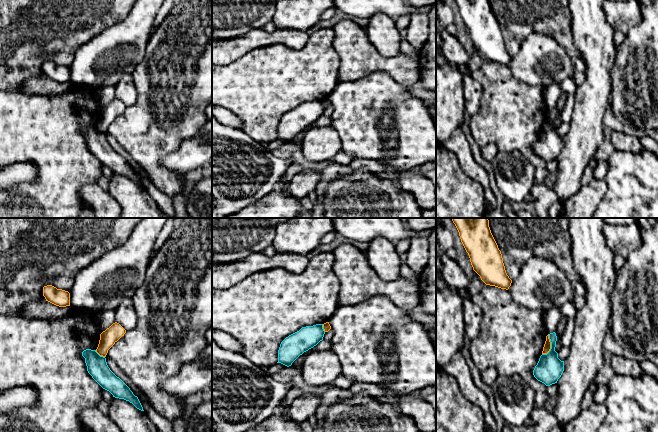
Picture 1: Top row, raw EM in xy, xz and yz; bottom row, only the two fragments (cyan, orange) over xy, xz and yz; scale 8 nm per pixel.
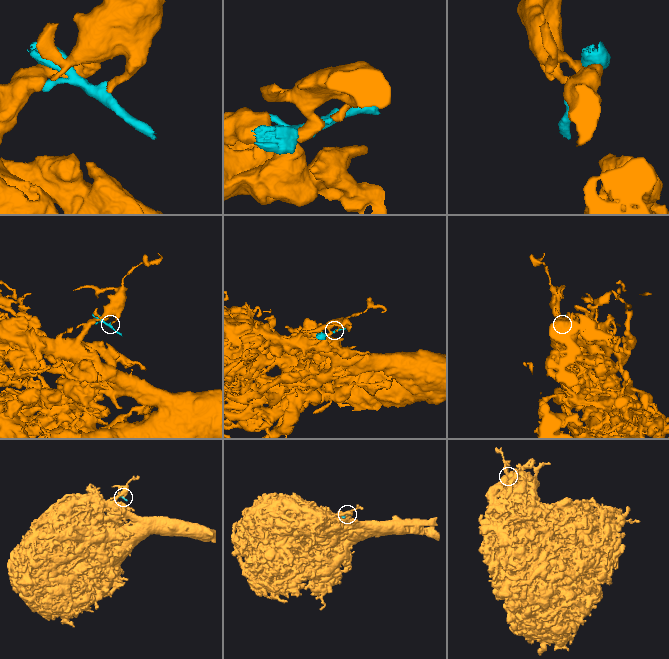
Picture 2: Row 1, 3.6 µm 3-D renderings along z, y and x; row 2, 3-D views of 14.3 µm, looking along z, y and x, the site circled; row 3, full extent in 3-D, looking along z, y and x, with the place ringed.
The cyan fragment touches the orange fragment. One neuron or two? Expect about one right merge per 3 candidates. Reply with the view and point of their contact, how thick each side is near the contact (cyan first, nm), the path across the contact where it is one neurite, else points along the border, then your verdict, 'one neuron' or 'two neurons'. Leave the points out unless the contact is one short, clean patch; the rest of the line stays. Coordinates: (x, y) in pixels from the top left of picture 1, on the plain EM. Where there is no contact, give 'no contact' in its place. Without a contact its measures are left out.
meets cyan in yz at (551, 122); 220 nm thick on the cyan side, 60 nm on the other; two neurons

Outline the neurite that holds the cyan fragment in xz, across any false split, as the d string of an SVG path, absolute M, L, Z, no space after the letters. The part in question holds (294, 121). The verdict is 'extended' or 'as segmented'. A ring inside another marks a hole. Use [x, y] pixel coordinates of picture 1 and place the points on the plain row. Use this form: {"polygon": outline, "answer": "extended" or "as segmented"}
{"polygon": "M316 100L302 103L299 107L289 111L280 120L277 139L291 142L300 131L322 117L324 110L323 100Z", "answer": "as segmented"}

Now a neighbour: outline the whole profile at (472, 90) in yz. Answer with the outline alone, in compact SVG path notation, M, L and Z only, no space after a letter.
M471 73L463 74L463 95L465 110L470 116L476 114L481 105L482 86Z

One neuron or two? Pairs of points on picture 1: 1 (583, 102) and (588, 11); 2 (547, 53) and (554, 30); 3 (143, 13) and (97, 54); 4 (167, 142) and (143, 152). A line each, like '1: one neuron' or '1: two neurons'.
1: one neuron
2: two neurons
3: one neuron
4: one neuron

